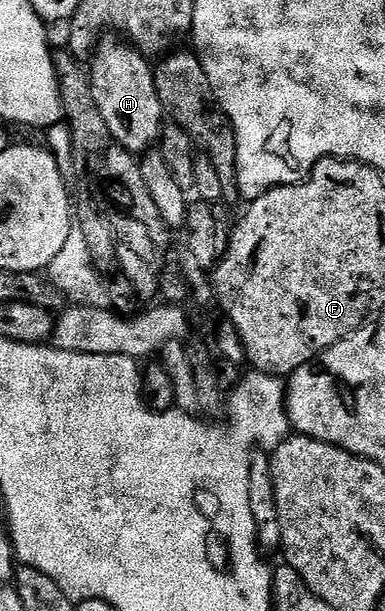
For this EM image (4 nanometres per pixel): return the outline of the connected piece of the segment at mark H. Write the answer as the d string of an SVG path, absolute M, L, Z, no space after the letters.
M105 36L93 51L92 62L89 70L91 96L95 96L95 104L107 123L110 139L132 154L144 154L160 139L161 128L167 118L165 109L161 107L159 92L155 92L154 67L150 59L124 37Z

